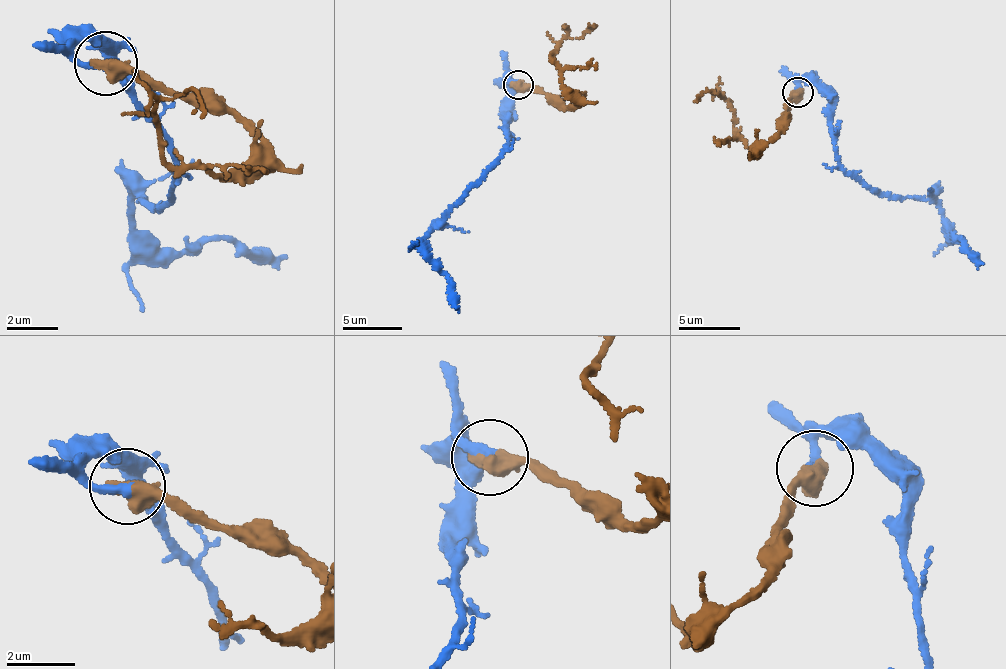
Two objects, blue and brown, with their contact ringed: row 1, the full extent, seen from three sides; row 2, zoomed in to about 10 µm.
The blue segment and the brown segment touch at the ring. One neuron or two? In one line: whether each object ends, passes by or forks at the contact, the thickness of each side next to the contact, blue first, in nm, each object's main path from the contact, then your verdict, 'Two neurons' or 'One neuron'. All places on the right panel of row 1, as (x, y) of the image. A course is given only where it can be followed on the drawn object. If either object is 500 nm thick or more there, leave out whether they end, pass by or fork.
Thickness 320 nm (blue) against 650 nm. Course of blue: (797, 91), (803, 81), (827, 94), (837, 159), (848, 172), (882, 193), (939, 204), (952, 235), (983, 263). Course of brown: (797, 91), (784, 105), (779, 131), (765, 142), (745, 148), (731, 104), (722, 96), (710, 91), (694, 101). One neuron

